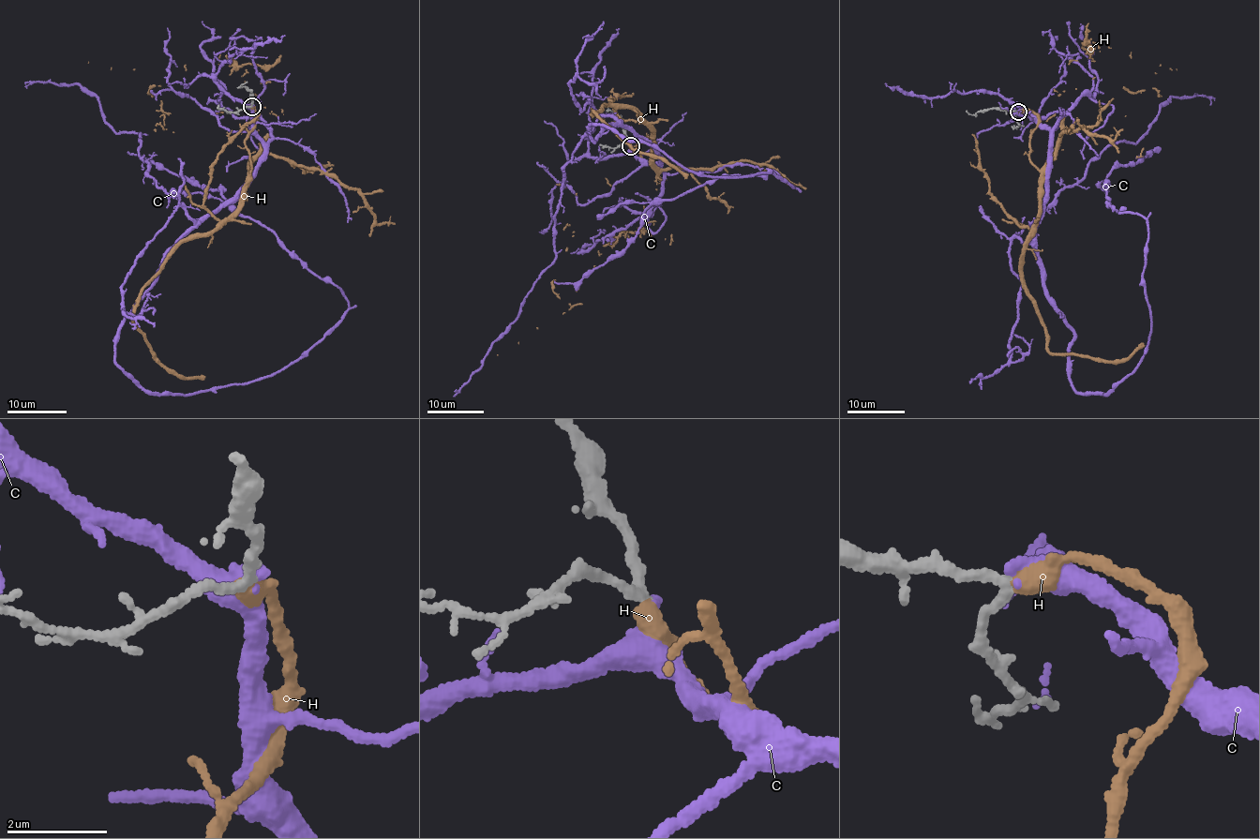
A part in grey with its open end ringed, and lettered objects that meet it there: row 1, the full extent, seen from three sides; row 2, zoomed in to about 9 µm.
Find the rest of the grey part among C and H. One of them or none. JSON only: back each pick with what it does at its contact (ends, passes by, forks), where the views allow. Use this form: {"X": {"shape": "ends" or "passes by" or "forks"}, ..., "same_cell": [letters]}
{"H": {"shape": "ends"}, "same_cell": ["H"]}

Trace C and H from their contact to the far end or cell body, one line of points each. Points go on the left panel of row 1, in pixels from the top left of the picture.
C: (252, 105), (264, 158), (178, 242), (114, 356), (168, 395), (270, 377), (343, 295), (220, 191), (127, 152)
H: (250, 107), (250, 173), (268, 133), (268, 70), (221, 52), (158, 85), (134, 68), (88, 62)

